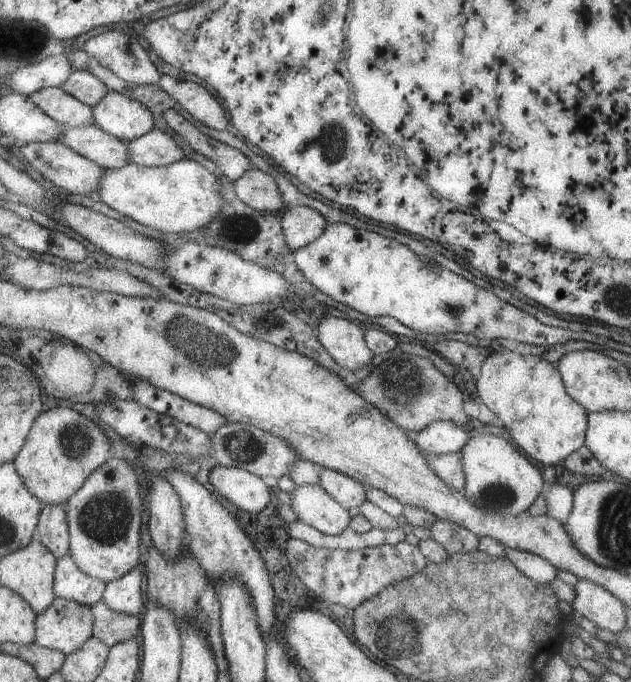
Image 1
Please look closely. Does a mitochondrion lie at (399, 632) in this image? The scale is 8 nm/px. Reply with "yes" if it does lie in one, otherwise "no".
yes

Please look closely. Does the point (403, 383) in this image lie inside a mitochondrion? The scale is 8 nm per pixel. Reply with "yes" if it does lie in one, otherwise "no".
yes

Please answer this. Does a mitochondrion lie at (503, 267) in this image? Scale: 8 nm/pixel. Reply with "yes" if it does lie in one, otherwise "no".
no

